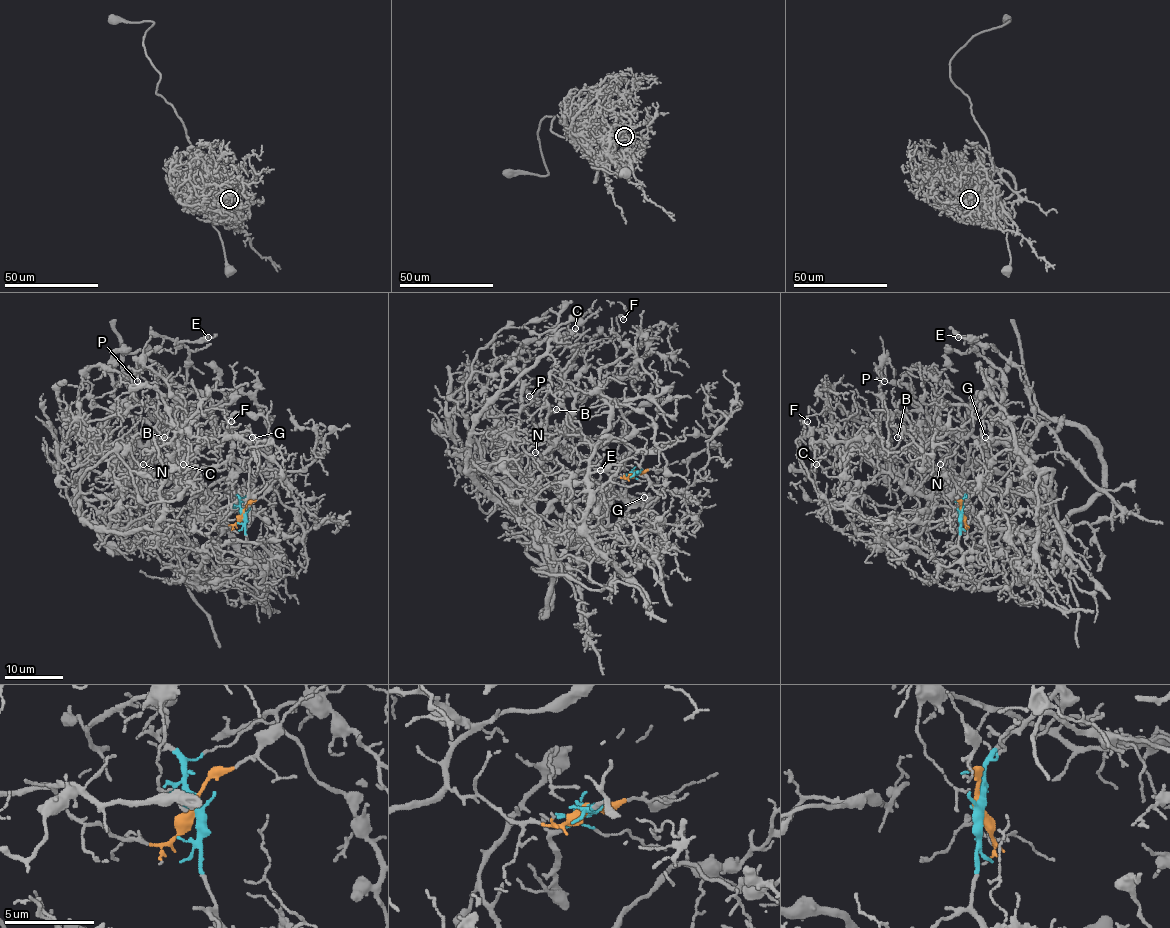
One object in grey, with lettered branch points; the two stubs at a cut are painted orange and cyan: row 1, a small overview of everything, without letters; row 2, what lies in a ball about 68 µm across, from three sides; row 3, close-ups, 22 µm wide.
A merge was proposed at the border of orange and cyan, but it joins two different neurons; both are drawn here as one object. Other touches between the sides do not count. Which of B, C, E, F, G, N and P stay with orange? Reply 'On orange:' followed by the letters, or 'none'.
On orange: C, F, N, P

